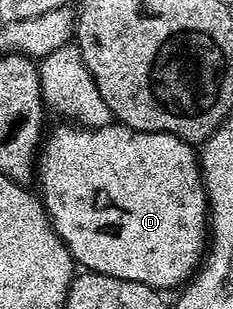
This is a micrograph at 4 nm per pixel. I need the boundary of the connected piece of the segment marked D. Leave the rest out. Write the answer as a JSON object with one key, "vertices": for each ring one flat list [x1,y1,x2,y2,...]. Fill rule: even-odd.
{"vertices":[[60,123,56,130,47,134,42,148,38,153,38,181,40,177,40,189,38,196,52,220,52,226,56,234,62,239,62,243,70,251,73,262,77,266,94,273,114,275,118,279,130,279,138,283,146,283,151,289,161,291,175,290,183,286,196,276,202,258,206,253,206,234,210,229,210,214,208,211,208,195,204,192,204,175,200,172,200,158,197,150,189,142,173,133,138,133,135,129,113,123,103,125,100,129,81,131,75,124]]}

